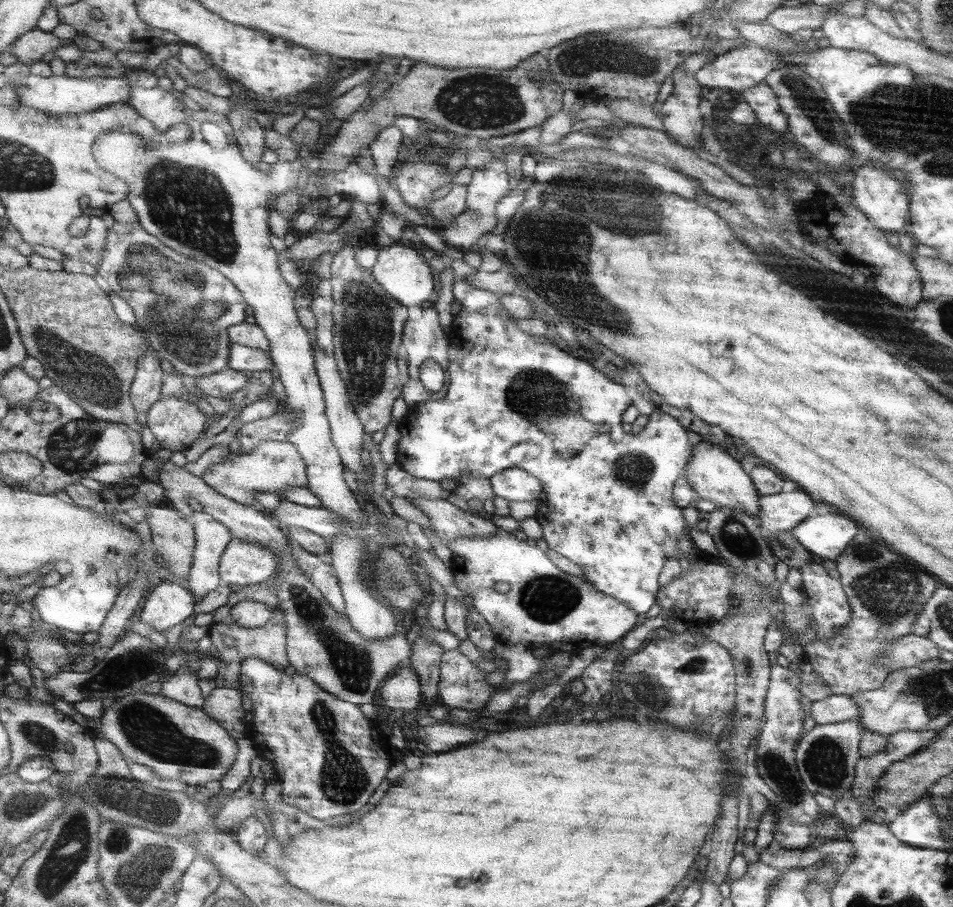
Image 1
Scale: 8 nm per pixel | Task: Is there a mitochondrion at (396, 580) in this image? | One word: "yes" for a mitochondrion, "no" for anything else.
yes

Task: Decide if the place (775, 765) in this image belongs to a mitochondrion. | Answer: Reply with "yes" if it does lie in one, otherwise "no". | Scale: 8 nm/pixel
yes

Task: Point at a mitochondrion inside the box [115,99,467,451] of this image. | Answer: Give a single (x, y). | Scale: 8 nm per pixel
(190, 206)

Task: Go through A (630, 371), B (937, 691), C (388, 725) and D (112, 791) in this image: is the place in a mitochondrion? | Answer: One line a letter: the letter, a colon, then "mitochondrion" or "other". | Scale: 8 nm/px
A: other
B: mitochondrion
C: other
D: mitochondrion

